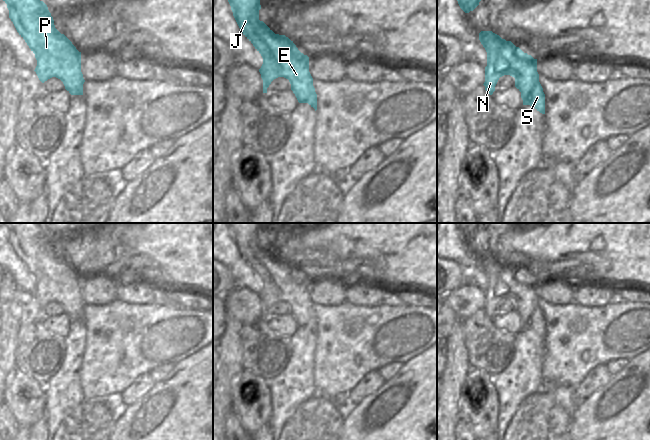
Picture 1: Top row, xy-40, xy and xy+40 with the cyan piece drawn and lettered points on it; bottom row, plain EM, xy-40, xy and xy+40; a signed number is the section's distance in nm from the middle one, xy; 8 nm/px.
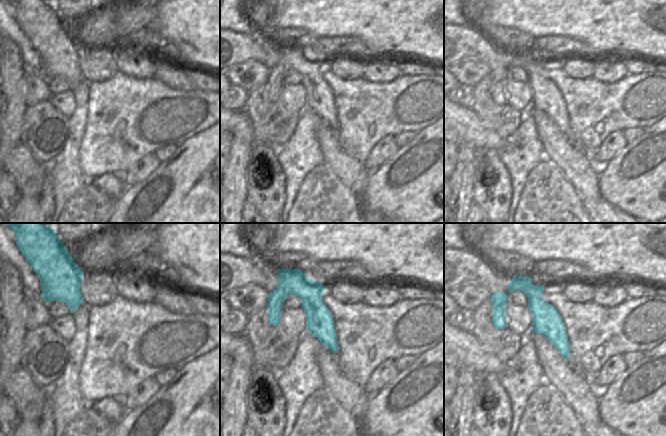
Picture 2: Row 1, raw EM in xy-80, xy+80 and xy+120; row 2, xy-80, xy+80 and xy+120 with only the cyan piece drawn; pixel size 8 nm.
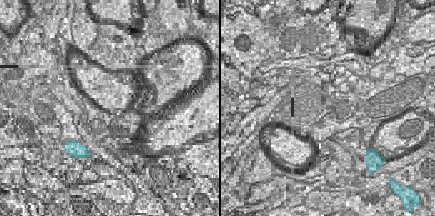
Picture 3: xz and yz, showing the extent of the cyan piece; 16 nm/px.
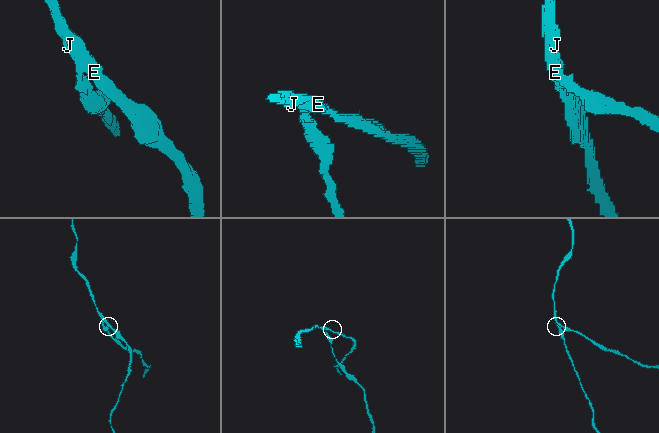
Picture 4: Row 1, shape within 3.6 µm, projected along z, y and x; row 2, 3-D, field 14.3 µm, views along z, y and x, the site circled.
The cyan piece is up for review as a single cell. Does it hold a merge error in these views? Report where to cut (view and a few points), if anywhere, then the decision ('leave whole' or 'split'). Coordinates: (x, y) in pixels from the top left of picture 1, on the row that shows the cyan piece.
no cut; leave whole

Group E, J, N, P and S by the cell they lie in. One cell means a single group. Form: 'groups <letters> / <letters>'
groups E J N P S

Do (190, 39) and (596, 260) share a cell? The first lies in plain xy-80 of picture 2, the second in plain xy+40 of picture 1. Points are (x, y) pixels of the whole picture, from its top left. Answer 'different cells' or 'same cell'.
same cell

